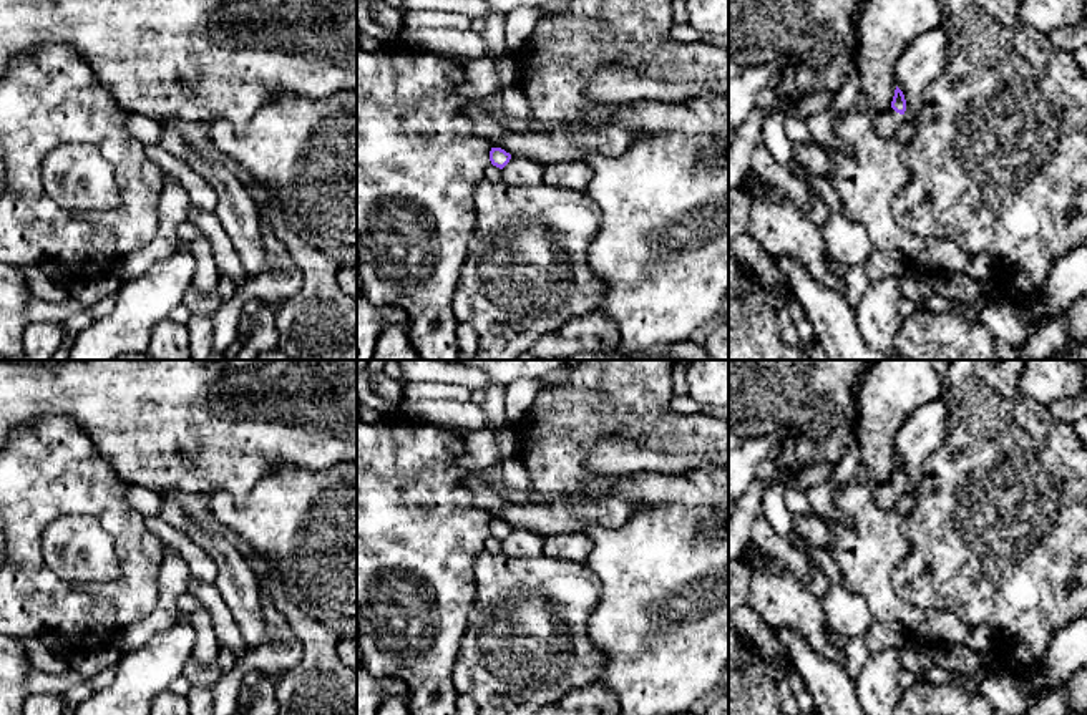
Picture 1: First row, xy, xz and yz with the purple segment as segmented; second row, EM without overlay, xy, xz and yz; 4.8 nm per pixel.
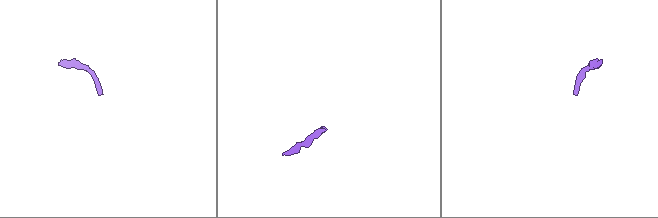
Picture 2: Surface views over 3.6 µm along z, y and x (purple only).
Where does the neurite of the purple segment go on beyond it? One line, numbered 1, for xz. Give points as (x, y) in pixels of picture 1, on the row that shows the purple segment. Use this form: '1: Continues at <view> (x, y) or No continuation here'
1: No continuation here

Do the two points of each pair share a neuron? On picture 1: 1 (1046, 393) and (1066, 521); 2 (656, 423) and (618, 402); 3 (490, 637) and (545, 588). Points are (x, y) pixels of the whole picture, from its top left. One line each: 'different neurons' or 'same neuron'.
1: different neurons
2: same neuron
3: same neuron

